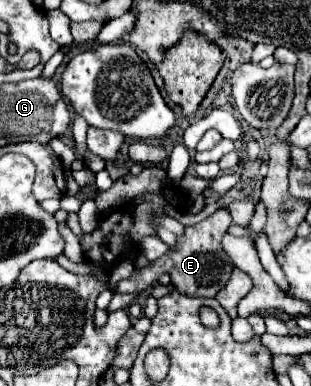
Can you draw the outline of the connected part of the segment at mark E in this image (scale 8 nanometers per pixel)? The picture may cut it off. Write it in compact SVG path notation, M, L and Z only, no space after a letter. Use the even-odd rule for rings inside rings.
M227 210L213 212L203 222L185 228L185 236L179 238L177 246L171 248L171 252L167 256L163 256L163 260L155 260L145 270L141 270L141 284L137 284L135 280L121 280L115 288L115 292L123 292L123 294L133 294L139 290L143 292L153 282L157 282L157 278L161 274L169 274L173 286L179 292L183 292L187 296L213 298L215 292L219 292L219 288L223 288L223 284L227 284L227 276L233 266L233 262L221 248L221 238L227 232L227 228L229 228L229 212Z

